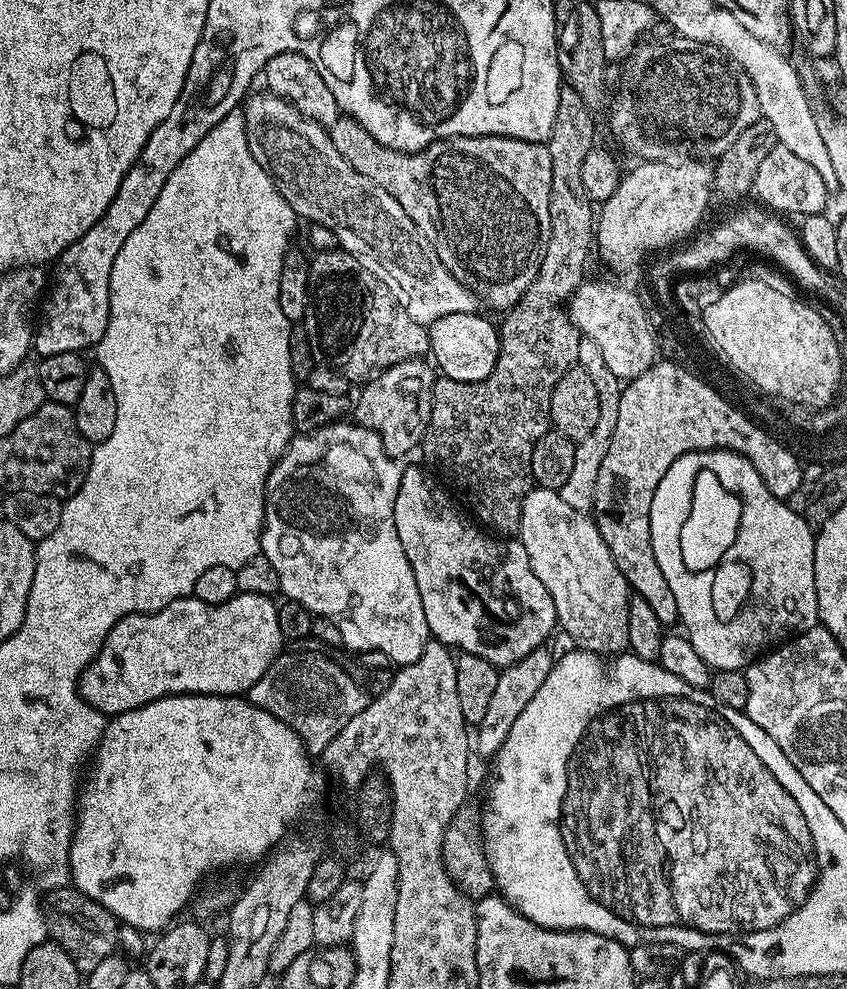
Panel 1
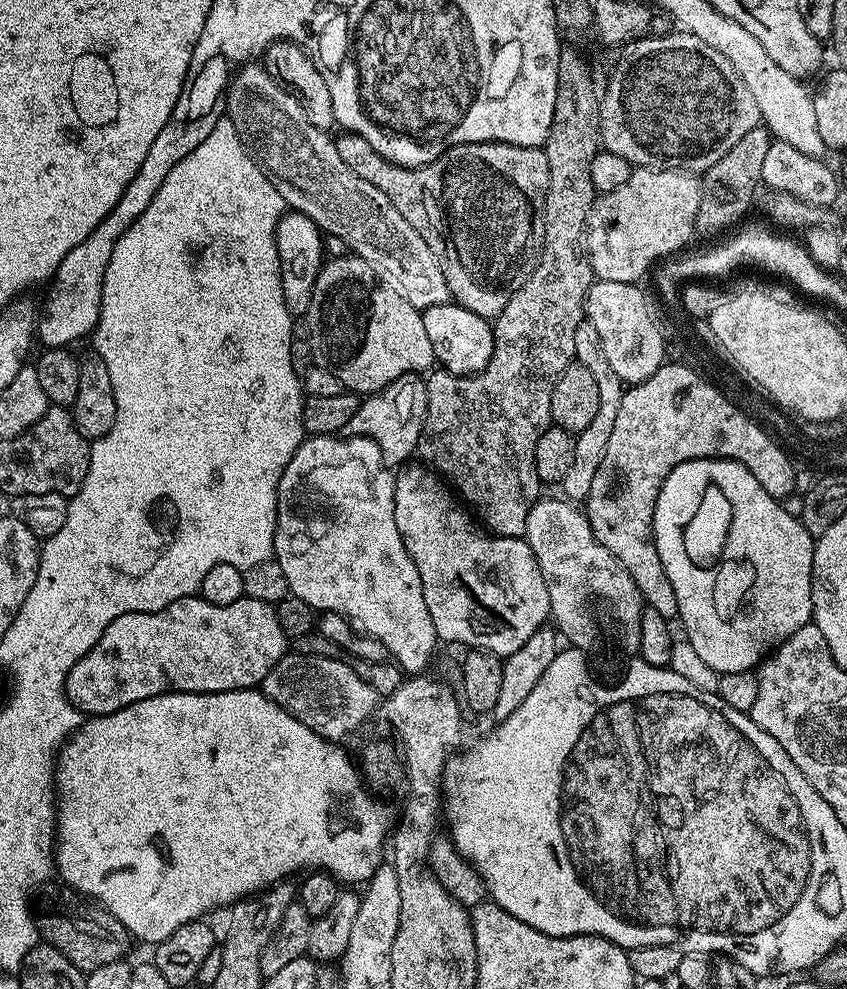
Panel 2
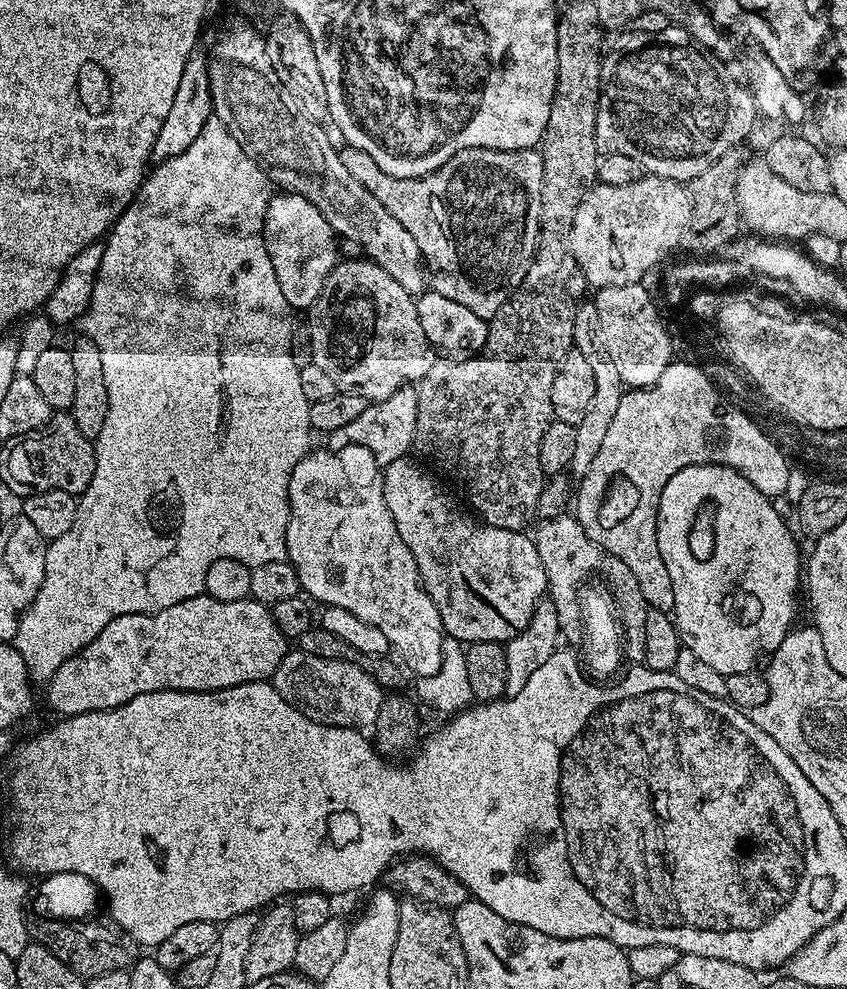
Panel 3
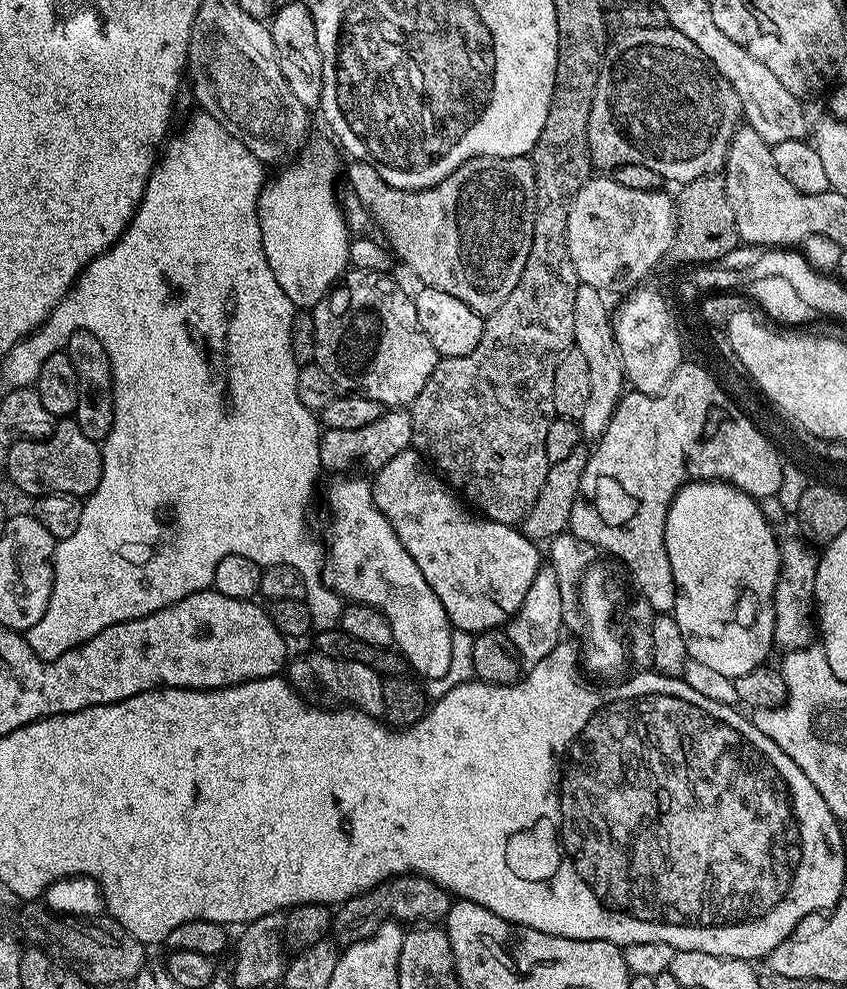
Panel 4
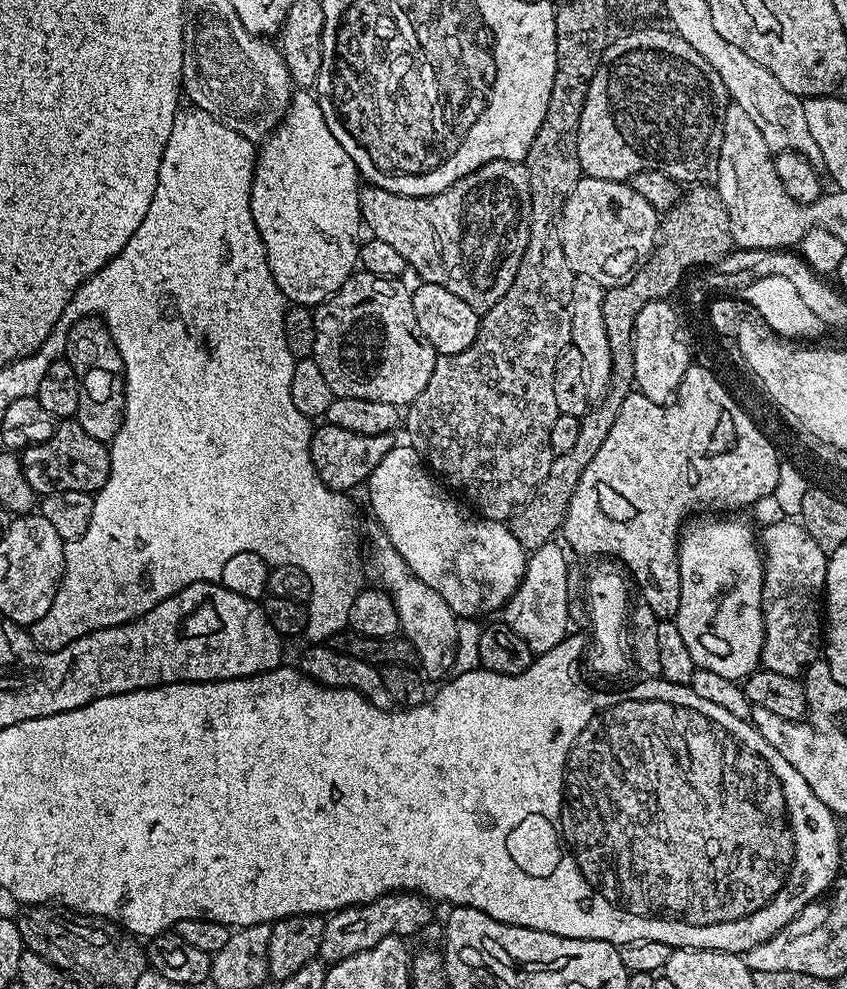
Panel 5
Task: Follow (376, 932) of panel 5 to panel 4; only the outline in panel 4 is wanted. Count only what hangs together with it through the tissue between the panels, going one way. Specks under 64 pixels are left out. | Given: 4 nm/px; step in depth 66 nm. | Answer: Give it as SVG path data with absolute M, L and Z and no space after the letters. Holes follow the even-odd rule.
M411 874L394 876L391 880L379 884L377 888L366 890L354 898L350 898L345 904L339 905L332 917L330 932L341 945L347 946L374 934L374 930L378 930L380 924L384 924L390 919L404 926L419 924L432 926L447 917L453 903L454 897L451 892L447 892L442 886L438 886L425 876Z

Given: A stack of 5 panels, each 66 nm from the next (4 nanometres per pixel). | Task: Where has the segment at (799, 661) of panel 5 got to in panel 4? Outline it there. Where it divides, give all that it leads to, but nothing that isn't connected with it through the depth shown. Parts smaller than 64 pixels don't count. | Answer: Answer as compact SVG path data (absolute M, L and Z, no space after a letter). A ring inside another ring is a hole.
M803 539L784 540L780 545L780 580L772 595L774 602L774 638L777 649L785 648L788 652L807 649L813 643L812 635L818 632L814 619L814 597L816 595L817 553L811 552Z

